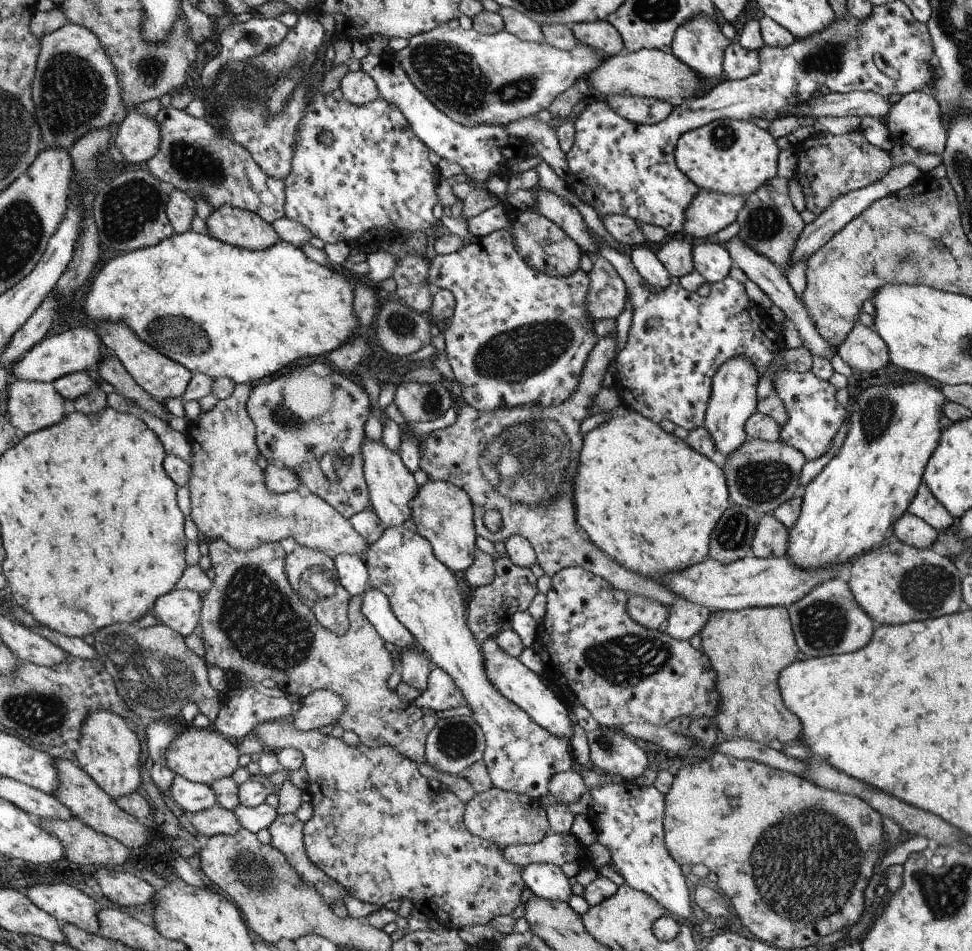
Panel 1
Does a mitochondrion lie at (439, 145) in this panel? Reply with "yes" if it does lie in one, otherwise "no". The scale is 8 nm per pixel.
no

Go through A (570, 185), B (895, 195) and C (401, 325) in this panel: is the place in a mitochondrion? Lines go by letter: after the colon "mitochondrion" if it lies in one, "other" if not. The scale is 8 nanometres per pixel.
A: other
B: other
C: mitochondrion

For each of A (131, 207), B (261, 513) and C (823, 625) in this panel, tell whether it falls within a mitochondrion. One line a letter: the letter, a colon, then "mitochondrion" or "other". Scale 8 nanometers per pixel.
A: mitochondrion
B: mitochondrion
C: mitochondrion

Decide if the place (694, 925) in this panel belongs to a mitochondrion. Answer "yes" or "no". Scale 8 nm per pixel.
no

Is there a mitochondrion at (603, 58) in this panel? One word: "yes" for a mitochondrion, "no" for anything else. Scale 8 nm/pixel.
no

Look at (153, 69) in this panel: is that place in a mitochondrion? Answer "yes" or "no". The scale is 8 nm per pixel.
yes

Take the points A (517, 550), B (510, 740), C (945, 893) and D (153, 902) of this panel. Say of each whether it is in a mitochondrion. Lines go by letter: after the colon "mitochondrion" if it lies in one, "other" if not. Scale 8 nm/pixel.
A: other
B: other
C: mitochondrion
D: other

